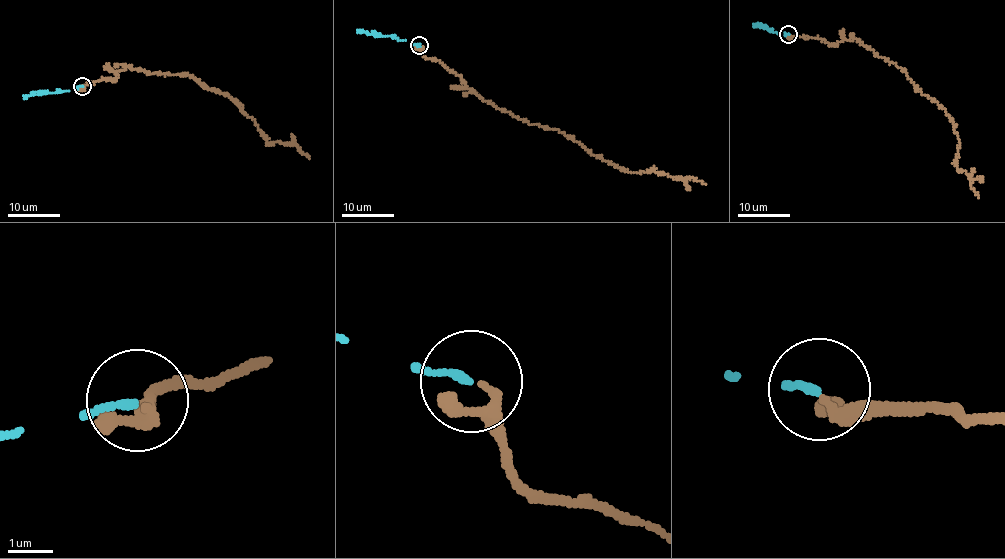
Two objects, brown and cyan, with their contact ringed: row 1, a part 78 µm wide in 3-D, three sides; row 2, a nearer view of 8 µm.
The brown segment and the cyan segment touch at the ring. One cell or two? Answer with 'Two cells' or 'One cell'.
One cell

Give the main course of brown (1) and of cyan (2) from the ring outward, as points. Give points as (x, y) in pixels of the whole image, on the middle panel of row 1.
1: (420, 46), (427, 58), (442, 62), (501, 110), (572, 138), (620, 168), (706, 184)
2: (419, 46), (392, 36), (358, 31)

